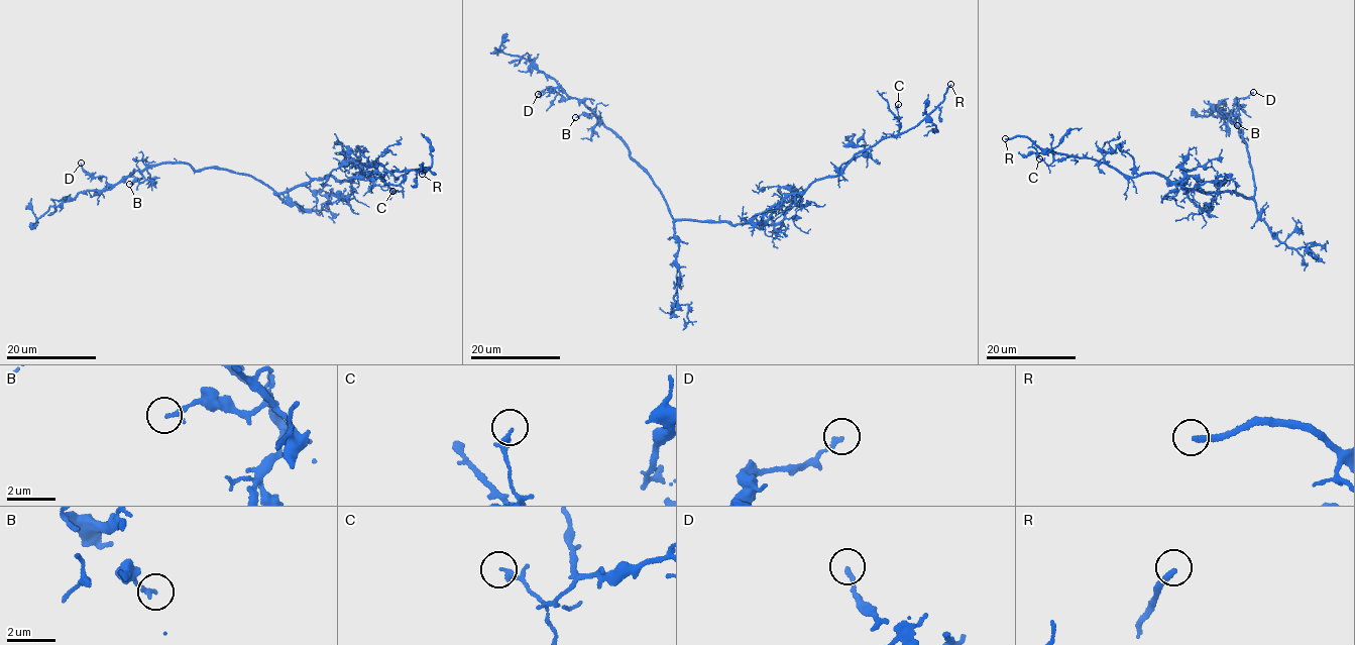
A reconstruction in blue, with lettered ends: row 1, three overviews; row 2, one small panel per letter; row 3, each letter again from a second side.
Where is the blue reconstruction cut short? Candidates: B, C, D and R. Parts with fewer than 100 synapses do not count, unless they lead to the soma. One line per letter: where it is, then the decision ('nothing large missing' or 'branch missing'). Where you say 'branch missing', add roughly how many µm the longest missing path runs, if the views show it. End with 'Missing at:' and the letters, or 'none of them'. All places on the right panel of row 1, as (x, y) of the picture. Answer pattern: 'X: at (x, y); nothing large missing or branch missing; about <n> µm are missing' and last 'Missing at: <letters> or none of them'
B: at (1237, 125); nothing large missing
C: at (1039, 158); nothing large missing
D: at (1253, 92); nothing large missing
R: at (1005, 138); branch missing; about 20 µm are missing
Missing at: R

